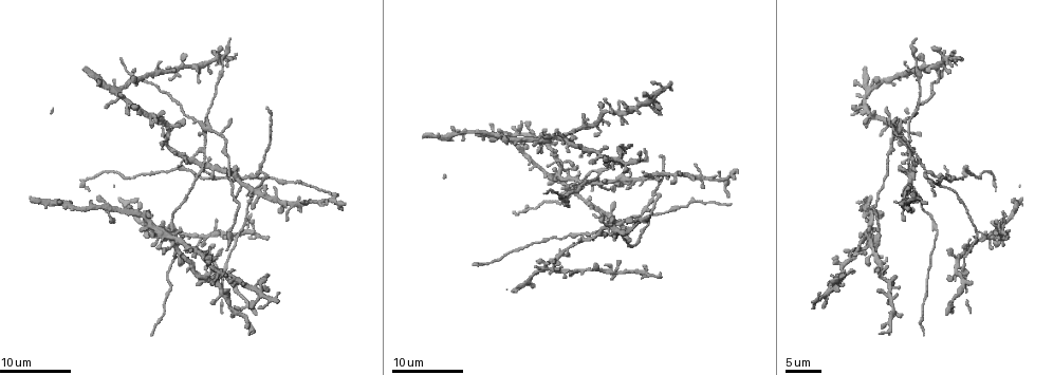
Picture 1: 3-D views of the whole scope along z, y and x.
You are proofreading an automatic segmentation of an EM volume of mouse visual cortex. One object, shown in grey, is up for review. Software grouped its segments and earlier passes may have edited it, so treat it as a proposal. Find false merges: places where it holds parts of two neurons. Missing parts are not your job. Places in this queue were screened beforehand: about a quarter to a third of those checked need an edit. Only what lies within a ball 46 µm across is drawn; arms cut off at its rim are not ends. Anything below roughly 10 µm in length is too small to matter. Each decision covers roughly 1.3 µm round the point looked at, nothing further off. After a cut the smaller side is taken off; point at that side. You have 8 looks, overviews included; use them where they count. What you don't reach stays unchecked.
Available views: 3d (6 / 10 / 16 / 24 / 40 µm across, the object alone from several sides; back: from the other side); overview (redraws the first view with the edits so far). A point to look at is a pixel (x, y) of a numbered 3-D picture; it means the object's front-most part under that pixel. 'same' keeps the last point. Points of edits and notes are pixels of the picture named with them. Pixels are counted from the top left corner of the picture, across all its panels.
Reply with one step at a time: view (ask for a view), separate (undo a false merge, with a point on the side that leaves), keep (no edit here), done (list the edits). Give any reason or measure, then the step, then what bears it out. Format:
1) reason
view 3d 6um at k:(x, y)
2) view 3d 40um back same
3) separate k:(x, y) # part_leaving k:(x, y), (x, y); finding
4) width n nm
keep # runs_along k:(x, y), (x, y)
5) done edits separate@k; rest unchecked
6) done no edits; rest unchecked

looks like a crossing
view 3d 16um at 1:(594, 152)

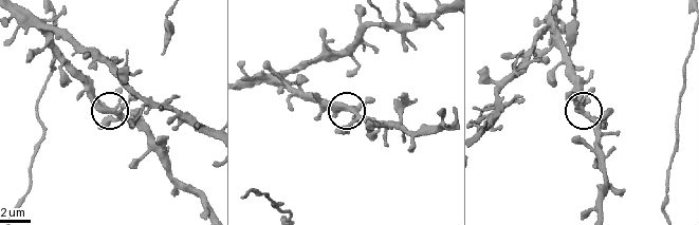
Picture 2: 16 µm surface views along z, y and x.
view 3d 10um at 2:(352, 107)

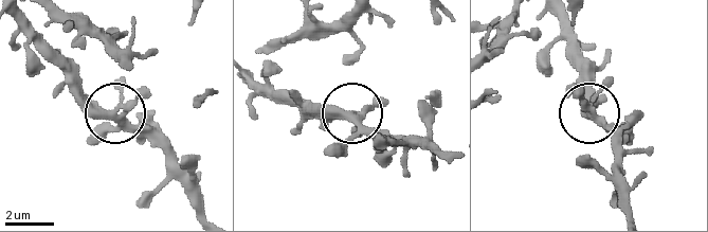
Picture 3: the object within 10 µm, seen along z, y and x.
keep # all the same neuron

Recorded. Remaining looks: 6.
looks like a crossing
view 3d 16um at 1:(204, 165)

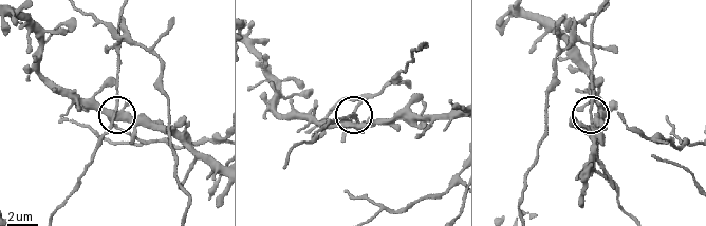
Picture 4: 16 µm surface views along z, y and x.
closer look
view 3d 6um at 4:(113, 114)

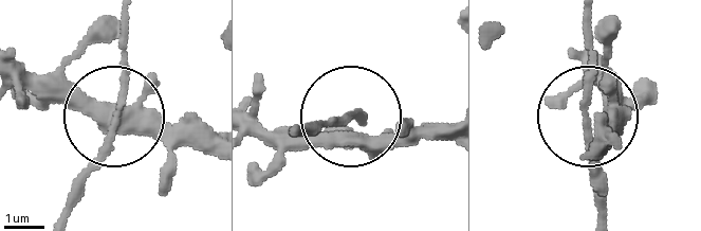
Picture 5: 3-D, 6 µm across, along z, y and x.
arms 4
keep # runs_along 5:(207, 149), (157, 139), (120, 116), (110, 146), (69, 193); all the same neuron

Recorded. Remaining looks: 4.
view 3d 16um at 1:(617, 228)

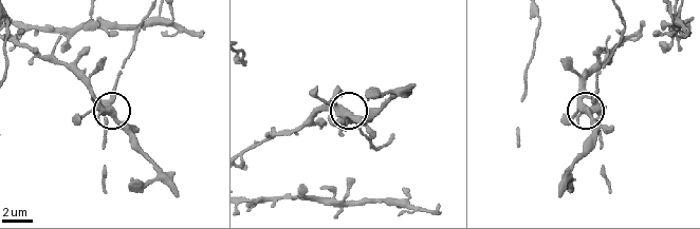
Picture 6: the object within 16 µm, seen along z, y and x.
view 3d 6um at 6:(586, 112)

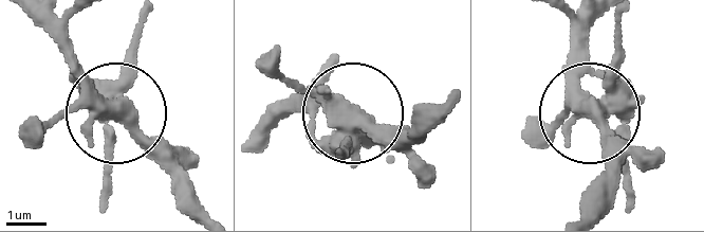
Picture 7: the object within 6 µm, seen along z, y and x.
keep # runs_along 7:(147, 17), (119, 108), (190, 186); continuous, no second neuron

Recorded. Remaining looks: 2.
view 3d 24um at 1:(906, 132)

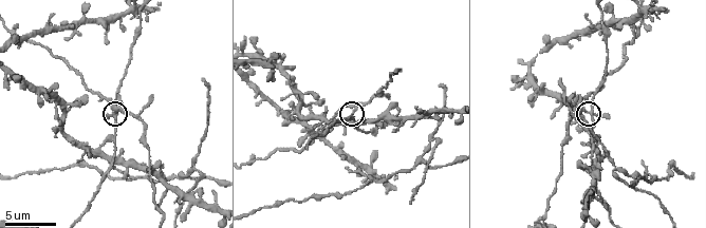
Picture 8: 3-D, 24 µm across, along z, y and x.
view 3d 6um at 8:(587, 111)

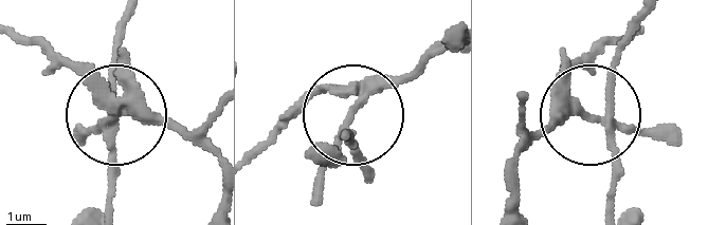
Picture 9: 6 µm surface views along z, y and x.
width 240 nm
separate 9:(149, 113) # part_leaving 9:(111, 123), (161, 116), (212, 156); two neurons meet here

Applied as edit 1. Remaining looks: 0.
done edits separate@9; rest unchecked

